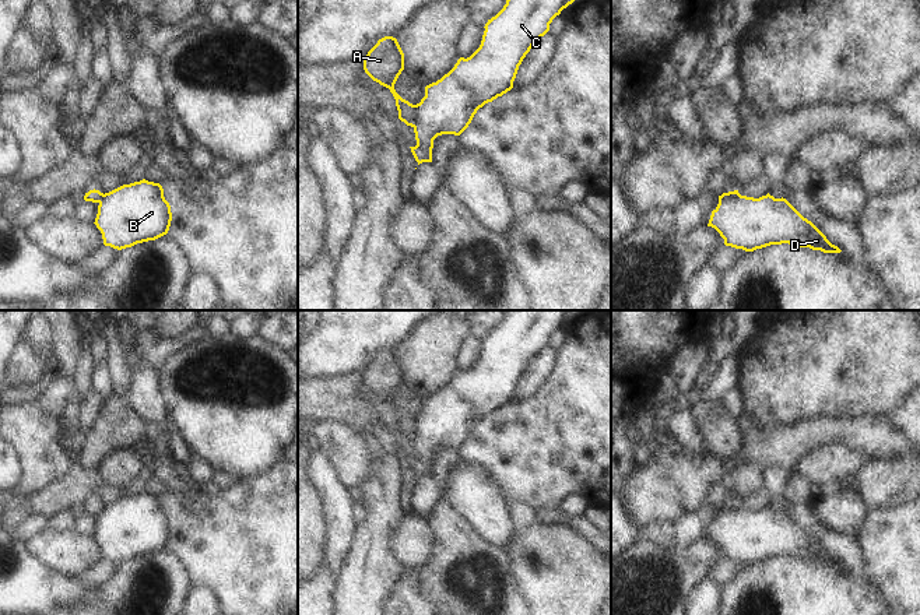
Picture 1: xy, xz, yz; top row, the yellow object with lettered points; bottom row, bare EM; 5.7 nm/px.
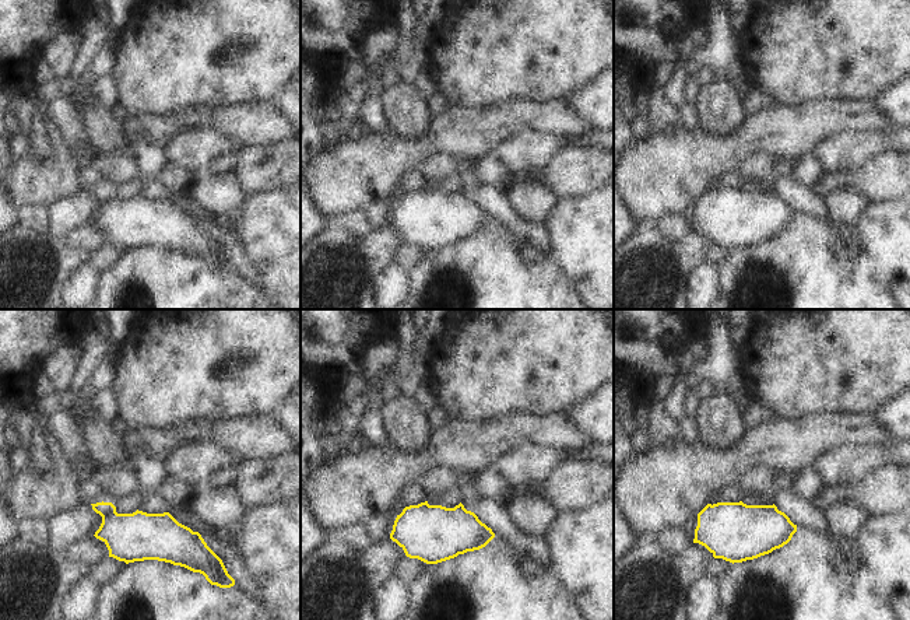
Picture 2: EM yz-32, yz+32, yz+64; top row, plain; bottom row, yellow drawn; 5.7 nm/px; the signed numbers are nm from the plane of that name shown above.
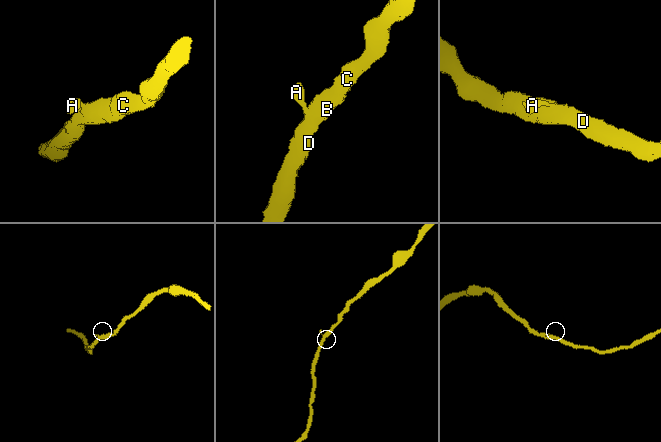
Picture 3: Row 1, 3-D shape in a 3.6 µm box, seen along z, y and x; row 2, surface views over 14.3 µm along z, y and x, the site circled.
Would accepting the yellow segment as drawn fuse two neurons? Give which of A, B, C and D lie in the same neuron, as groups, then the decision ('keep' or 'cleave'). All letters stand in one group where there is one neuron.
groups A / B C D; cleave

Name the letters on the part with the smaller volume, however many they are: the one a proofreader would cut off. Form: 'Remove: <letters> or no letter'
Remove: A

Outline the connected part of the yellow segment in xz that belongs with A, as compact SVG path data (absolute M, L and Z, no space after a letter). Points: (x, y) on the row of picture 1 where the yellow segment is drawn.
M384 36L362 59L365 73L380 85L390 89L396 99L398 119L407 126L415 124L415 105L403 99L394 89L394 84L404 70L404 53L393 36Z

